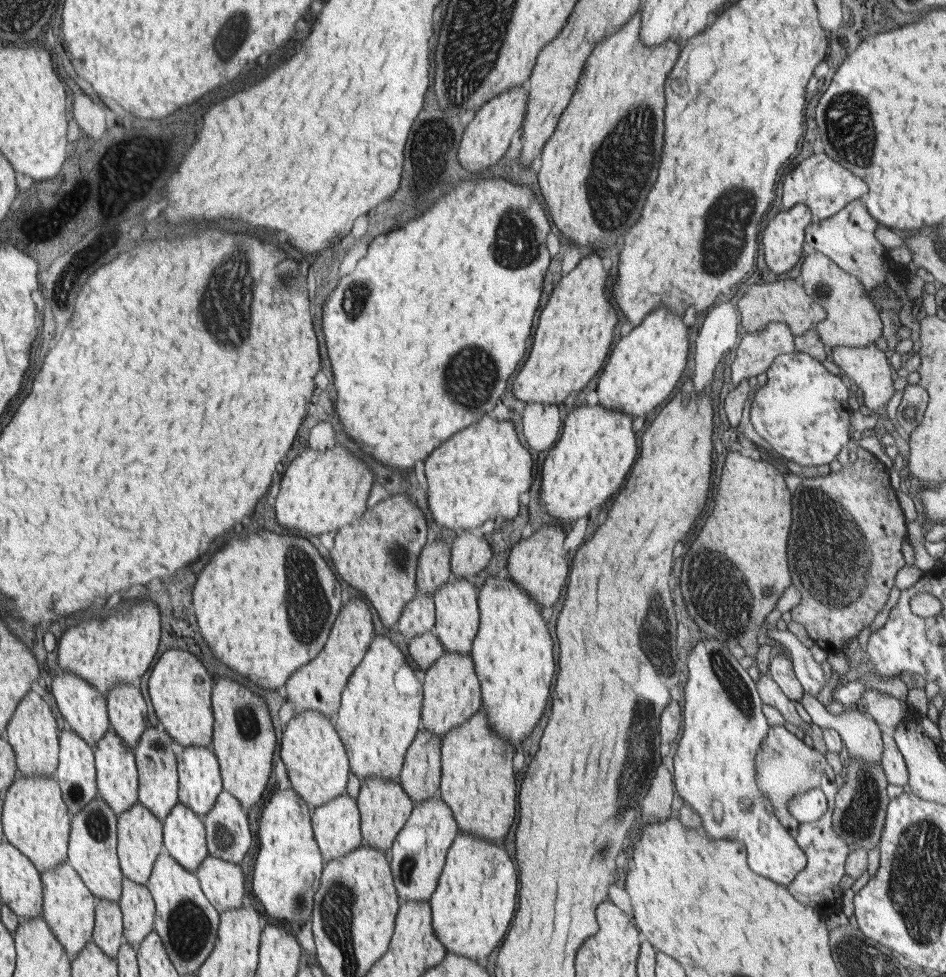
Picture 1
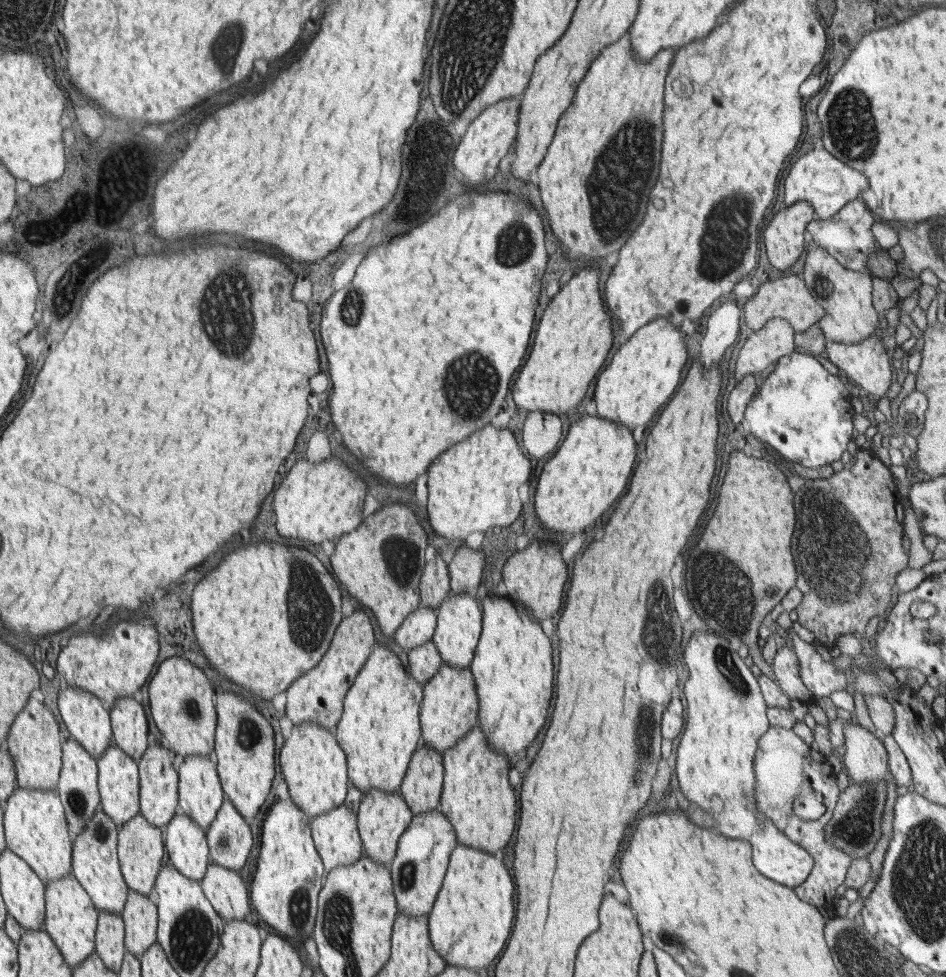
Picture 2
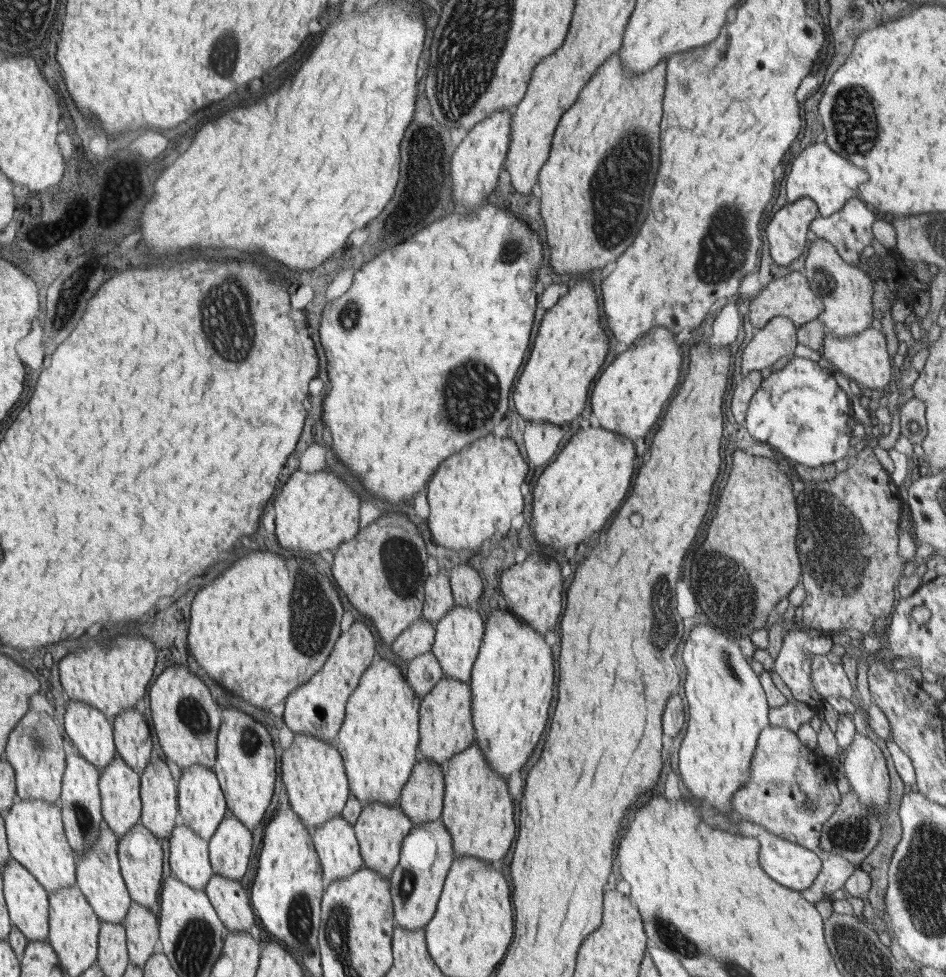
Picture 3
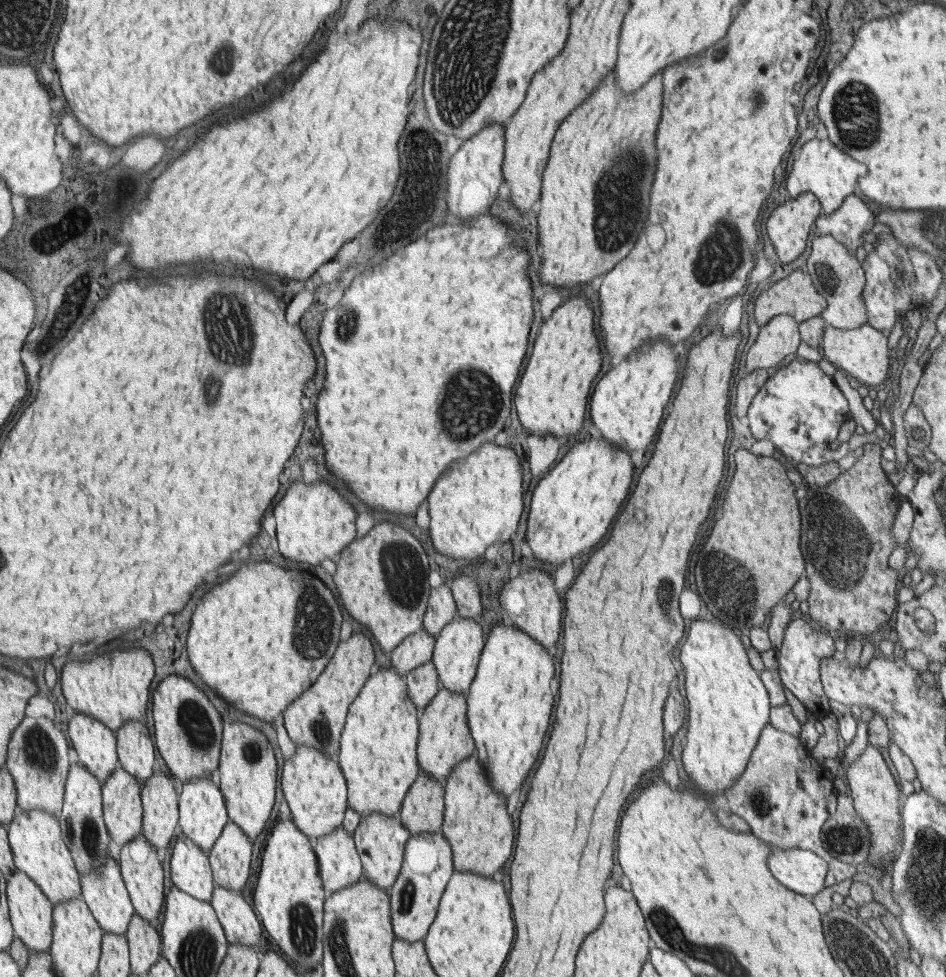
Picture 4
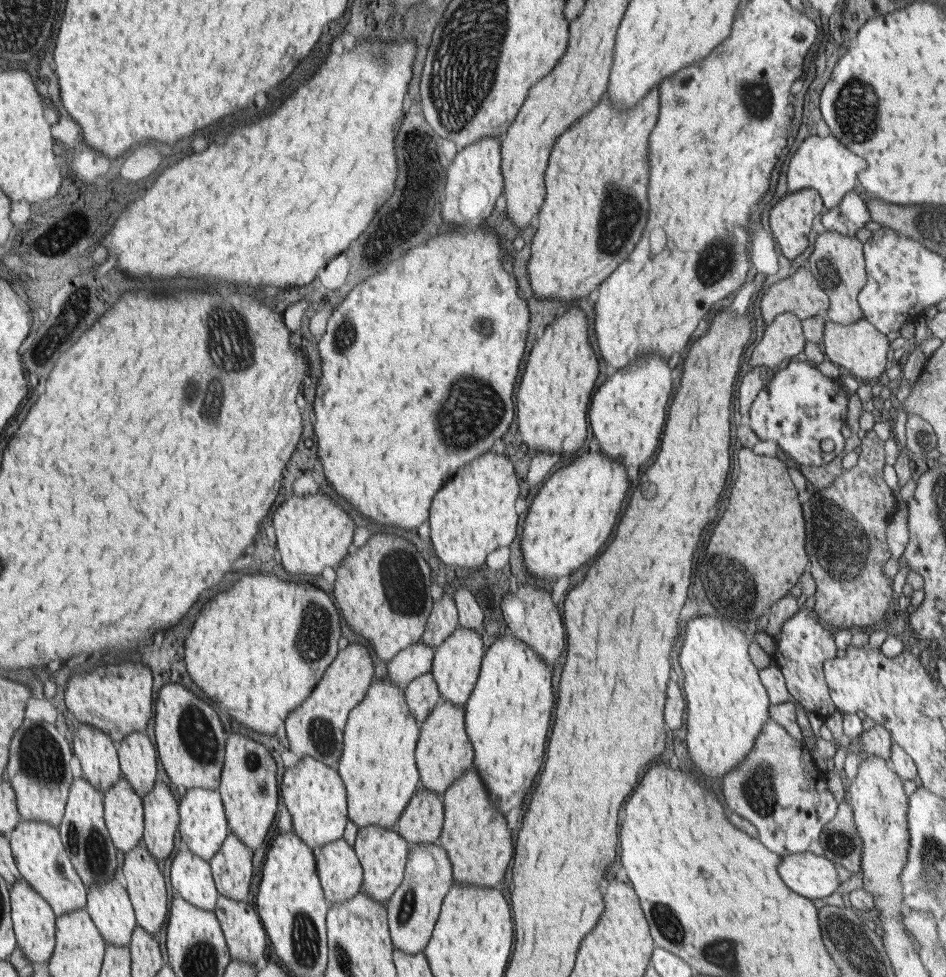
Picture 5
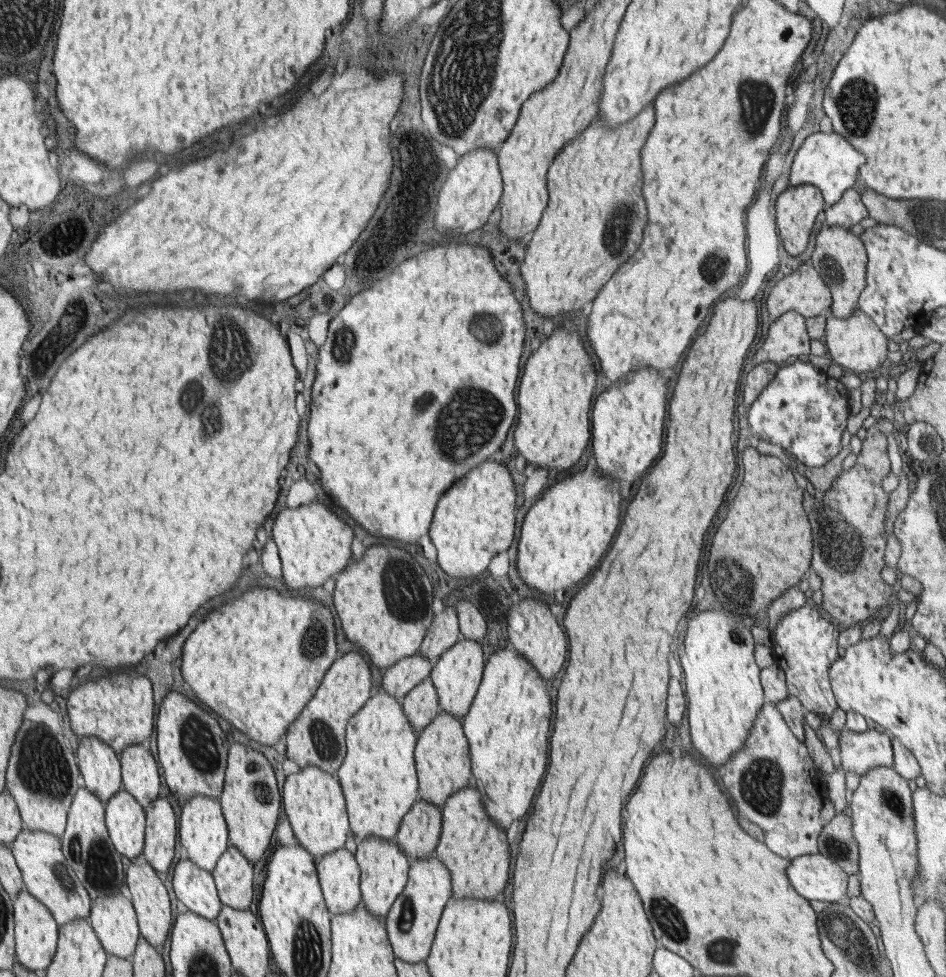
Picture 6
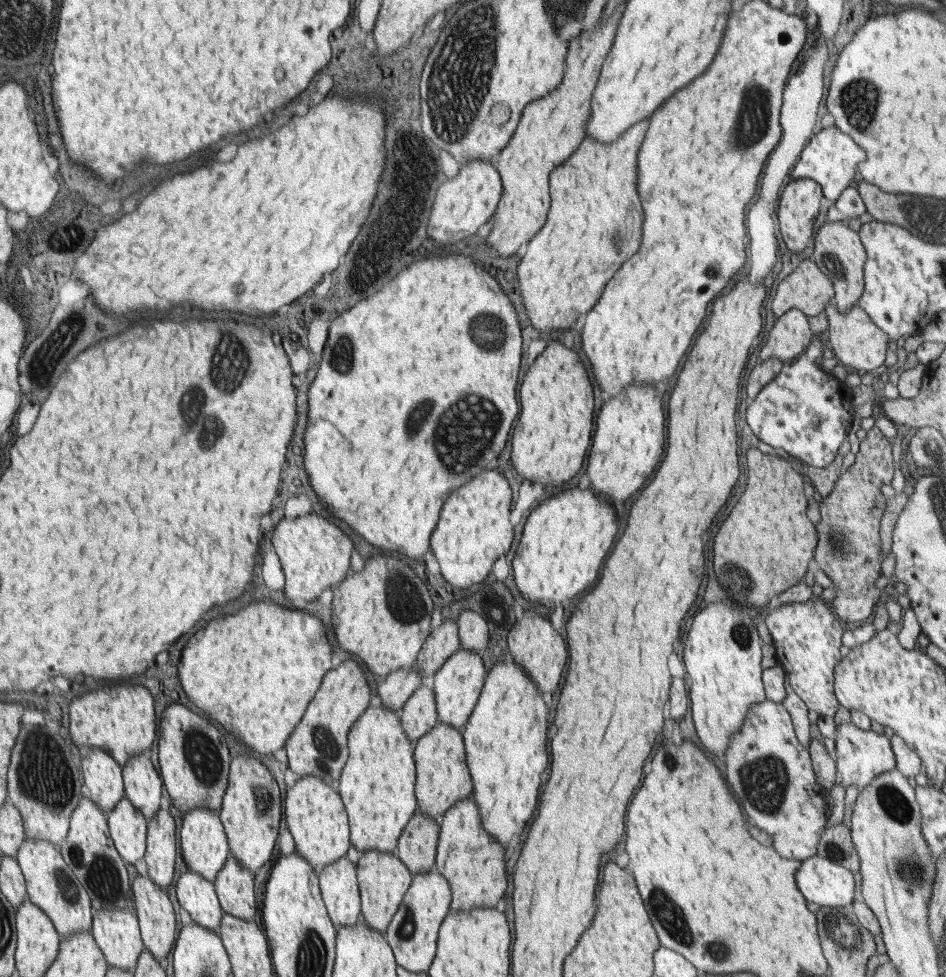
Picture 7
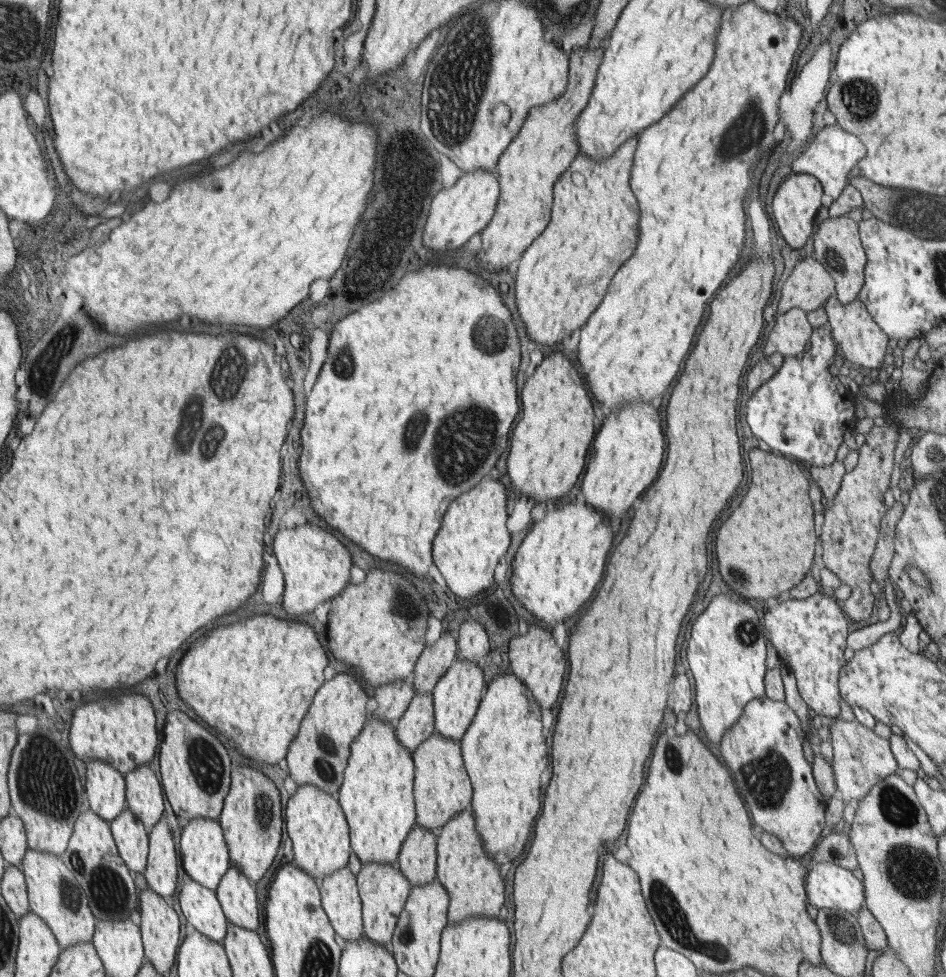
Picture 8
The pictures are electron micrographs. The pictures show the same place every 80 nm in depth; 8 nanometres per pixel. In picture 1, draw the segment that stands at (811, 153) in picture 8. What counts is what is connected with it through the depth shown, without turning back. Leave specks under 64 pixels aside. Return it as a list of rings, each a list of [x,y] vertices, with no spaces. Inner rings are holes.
[[[812,154],[802,160],[790,174],[784,176],[782,211],[790,210],[794,205],[805,204],[811,210],[813,221],[821,221],[834,216],[848,203],[861,199],[868,192],[868,185],[863,178],[854,176],[850,170],[842,168],[838,162],[822,154]]]

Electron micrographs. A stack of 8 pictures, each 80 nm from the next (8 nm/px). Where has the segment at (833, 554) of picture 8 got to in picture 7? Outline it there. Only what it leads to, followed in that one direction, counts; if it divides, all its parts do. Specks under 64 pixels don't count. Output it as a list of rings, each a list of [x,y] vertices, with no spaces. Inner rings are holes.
[[[876,425],[868,432],[866,438],[860,442],[860,451],[856,454],[855,463],[843,472],[835,482],[830,496],[822,500],[822,522],[816,524],[818,528],[818,548],[816,548],[816,562],[819,567],[833,580],[833,588],[840,590],[840,594],[829,602],[832,610],[846,625],[859,625],[870,621],[877,607],[882,593],[891,589],[878,589],[874,582],[880,578],[882,551],[880,548],[880,521],[886,510],[887,499],[882,495],[880,488],[890,484],[894,474],[894,461],[892,460],[892,445],[885,438],[882,430]]]

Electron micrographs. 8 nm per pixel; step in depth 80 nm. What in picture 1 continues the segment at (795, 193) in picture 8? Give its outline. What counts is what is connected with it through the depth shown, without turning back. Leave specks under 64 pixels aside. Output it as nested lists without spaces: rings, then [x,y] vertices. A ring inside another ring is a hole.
[[[805,204],[780,211],[762,232],[765,260],[776,274],[788,272],[802,258],[806,227],[813,221]]]

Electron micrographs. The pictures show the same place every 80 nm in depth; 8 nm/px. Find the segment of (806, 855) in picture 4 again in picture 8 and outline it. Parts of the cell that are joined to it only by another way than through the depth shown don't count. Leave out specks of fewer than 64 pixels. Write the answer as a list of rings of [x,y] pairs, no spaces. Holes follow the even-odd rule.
[[[808,862],[804,875],[808,903],[816,909],[840,910],[854,915],[865,904],[864,884],[851,870],[832,863]]]

